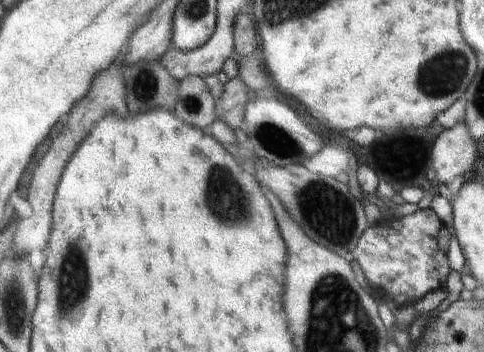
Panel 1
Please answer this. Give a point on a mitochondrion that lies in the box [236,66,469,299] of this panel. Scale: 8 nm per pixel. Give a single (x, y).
(330, 213)

